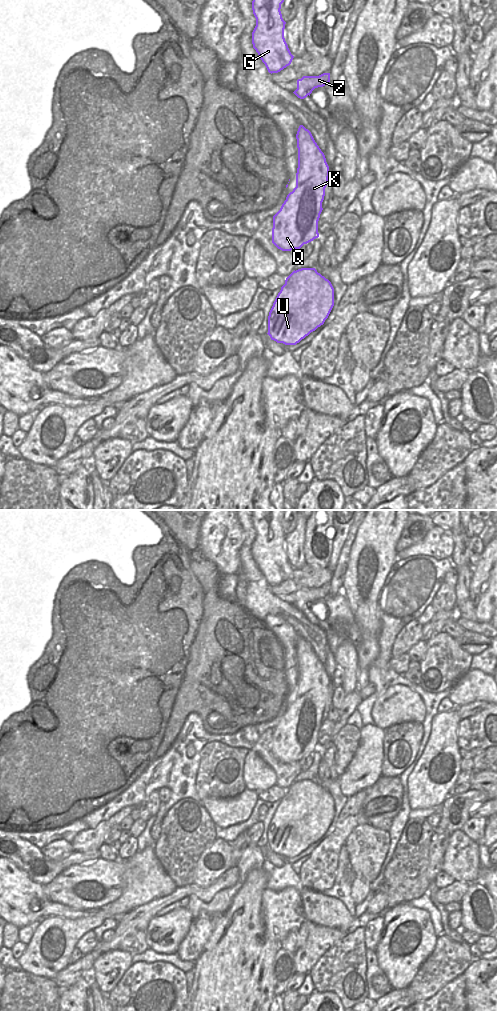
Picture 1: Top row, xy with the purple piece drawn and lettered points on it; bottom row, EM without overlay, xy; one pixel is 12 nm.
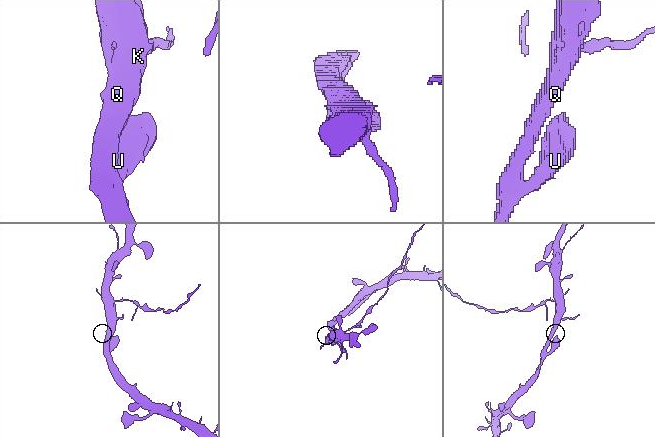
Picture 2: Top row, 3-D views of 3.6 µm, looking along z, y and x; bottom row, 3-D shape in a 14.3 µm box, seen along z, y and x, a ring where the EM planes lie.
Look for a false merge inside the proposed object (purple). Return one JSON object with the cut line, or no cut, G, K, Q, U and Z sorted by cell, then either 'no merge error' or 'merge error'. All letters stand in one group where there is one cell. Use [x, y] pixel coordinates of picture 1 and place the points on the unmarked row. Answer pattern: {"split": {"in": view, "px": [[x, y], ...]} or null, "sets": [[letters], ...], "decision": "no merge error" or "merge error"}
{"split": {"in": "xy", "px": [[314, 599], [306, 601]]}, "sets": [["G", "K", "Q", "U"], ["Z"]], "decision": "merge error"}

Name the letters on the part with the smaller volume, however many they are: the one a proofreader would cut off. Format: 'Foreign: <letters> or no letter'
Foreign: Z

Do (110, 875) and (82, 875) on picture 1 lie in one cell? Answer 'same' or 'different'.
same

